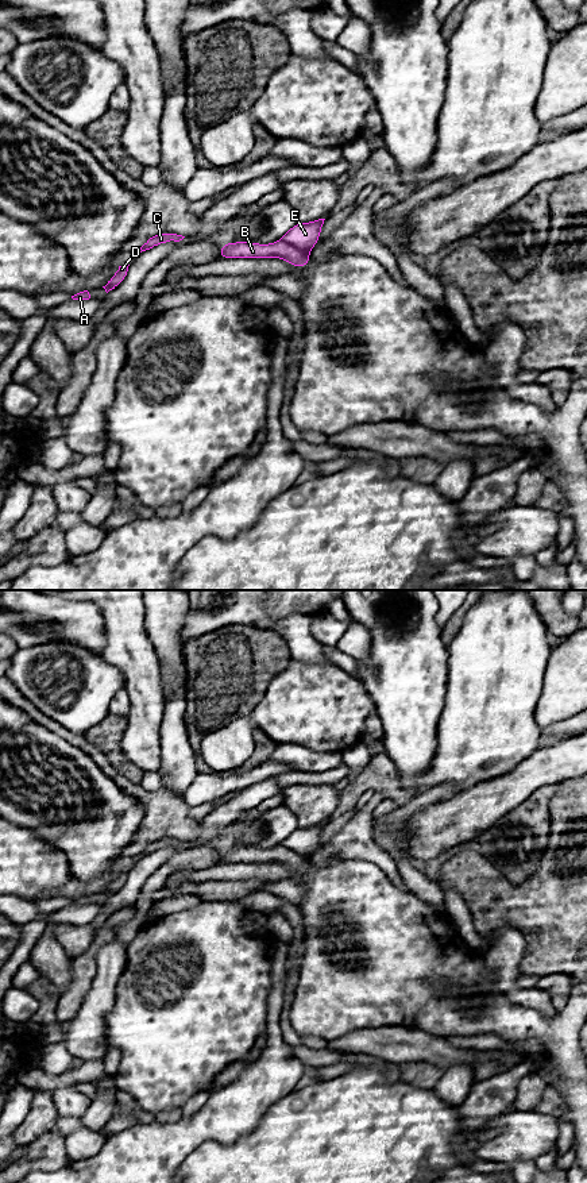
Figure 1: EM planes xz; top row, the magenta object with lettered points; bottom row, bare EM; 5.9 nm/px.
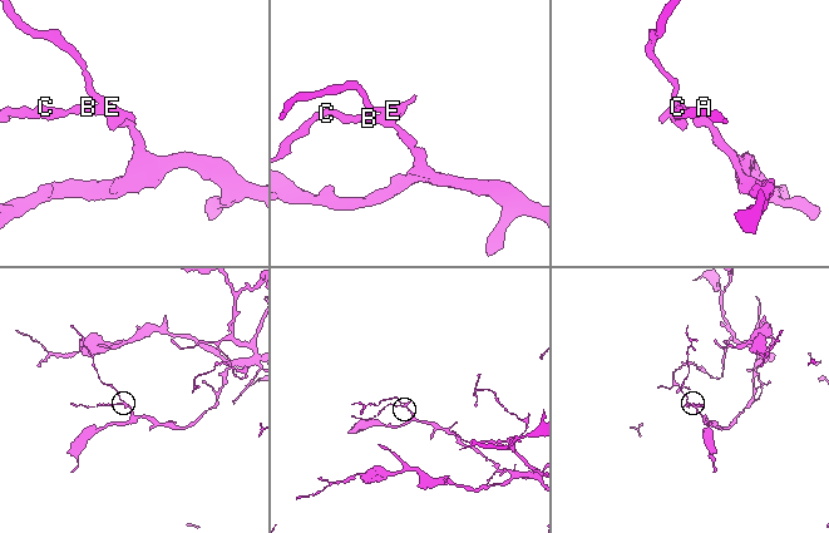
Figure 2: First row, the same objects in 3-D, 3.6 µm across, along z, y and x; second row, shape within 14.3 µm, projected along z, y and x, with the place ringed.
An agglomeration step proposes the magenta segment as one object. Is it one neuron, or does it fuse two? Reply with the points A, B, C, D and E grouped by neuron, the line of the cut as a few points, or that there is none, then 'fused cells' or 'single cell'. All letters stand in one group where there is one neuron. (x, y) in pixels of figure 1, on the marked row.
A B C D / E | xz (282, 239), (308, 253) | fused cells

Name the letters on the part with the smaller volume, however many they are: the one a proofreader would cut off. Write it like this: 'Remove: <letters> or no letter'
Remove: E

